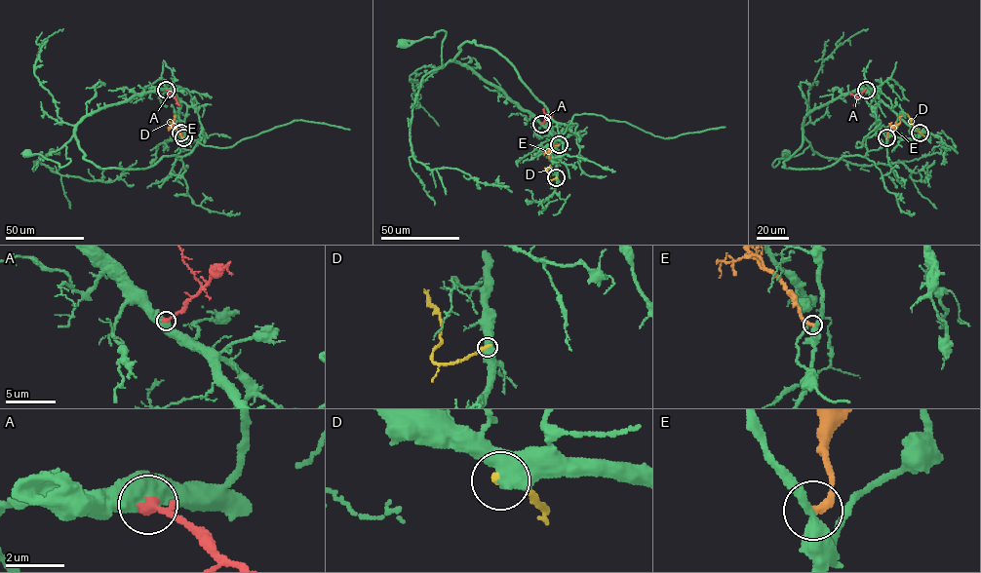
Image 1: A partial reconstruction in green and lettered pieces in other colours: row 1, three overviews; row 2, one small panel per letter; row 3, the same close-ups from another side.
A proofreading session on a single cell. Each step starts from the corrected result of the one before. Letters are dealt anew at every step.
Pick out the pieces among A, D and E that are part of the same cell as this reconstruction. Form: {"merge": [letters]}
{"merge": ["A"]}

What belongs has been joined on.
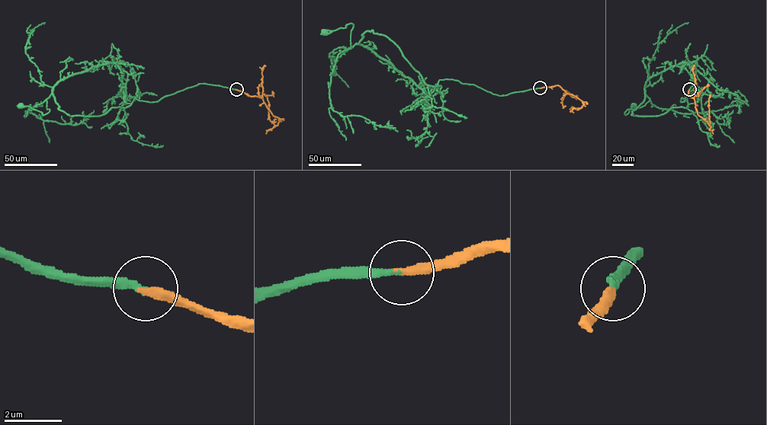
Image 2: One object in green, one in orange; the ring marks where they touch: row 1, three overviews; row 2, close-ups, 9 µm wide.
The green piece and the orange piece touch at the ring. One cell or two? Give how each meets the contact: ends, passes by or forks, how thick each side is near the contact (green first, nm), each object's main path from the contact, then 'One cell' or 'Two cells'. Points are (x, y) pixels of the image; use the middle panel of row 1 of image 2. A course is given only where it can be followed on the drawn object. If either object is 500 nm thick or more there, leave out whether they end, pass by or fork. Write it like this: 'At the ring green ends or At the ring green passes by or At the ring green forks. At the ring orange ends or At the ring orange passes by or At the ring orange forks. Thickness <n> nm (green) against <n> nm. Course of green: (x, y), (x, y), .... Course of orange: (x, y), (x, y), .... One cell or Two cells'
At the ring green ends. At the ring orange ends. Thickness 240 nm (green) against 300 nm. Course of green: (540, 88), (499, 95), (450, 79), (431, 86), (387, 37), (366, 31), (350, 48), (351, 23), (325, 31). Course of orange: (540, 88), (559, 85), (582, 102), (580, 108), (569, 109). One cell

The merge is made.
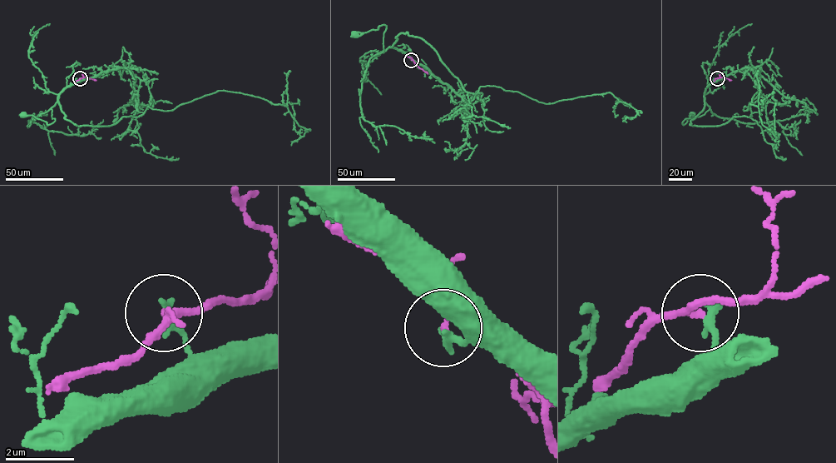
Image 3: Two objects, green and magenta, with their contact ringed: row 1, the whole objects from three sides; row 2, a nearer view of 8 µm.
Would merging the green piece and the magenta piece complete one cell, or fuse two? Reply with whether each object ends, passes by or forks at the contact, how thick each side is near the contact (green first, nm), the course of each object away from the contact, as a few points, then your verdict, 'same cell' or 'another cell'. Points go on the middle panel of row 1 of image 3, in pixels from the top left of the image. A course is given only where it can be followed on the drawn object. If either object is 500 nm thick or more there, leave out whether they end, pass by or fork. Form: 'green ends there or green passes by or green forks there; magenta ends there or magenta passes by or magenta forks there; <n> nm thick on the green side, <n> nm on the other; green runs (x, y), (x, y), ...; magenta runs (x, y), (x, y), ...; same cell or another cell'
green ends there; magenta passes by; 280 nm thick on the green side, 130 nm on the other; green runs (411, 59), (392, 47), (383, 52), (386, 26), (384, 25), (378, 29), (355, 33); magenta runs (411, 59), (427, 73); same cell

